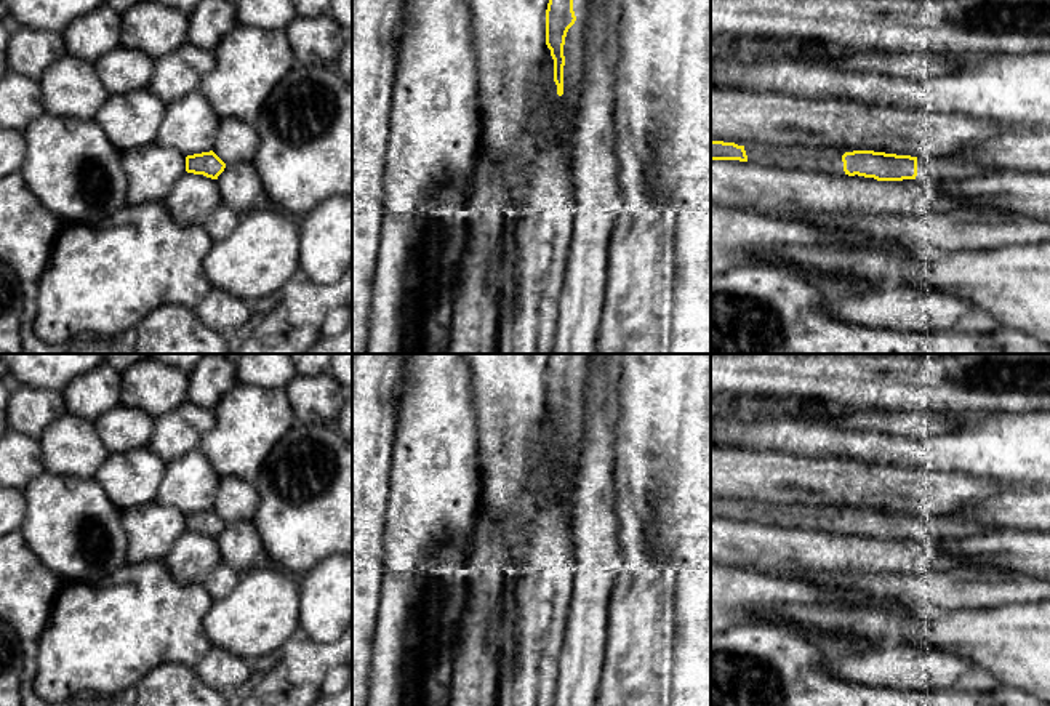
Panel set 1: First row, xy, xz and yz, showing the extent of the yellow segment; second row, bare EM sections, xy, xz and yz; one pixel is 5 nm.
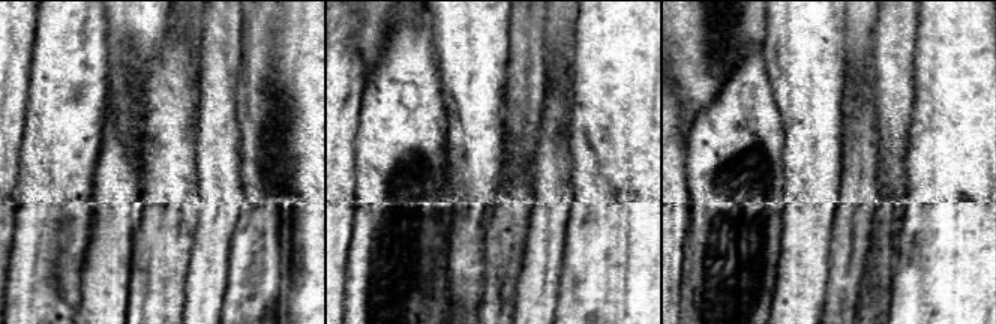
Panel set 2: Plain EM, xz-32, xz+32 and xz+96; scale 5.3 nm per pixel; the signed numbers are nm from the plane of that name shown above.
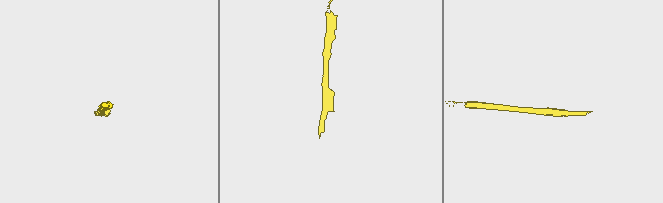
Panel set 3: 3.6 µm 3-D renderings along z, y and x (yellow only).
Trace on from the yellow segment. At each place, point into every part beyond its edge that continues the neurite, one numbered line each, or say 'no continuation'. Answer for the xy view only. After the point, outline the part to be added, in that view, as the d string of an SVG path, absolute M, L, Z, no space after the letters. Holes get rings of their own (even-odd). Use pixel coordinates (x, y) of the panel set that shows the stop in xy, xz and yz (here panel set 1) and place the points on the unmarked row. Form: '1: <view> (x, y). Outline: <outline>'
no continuation

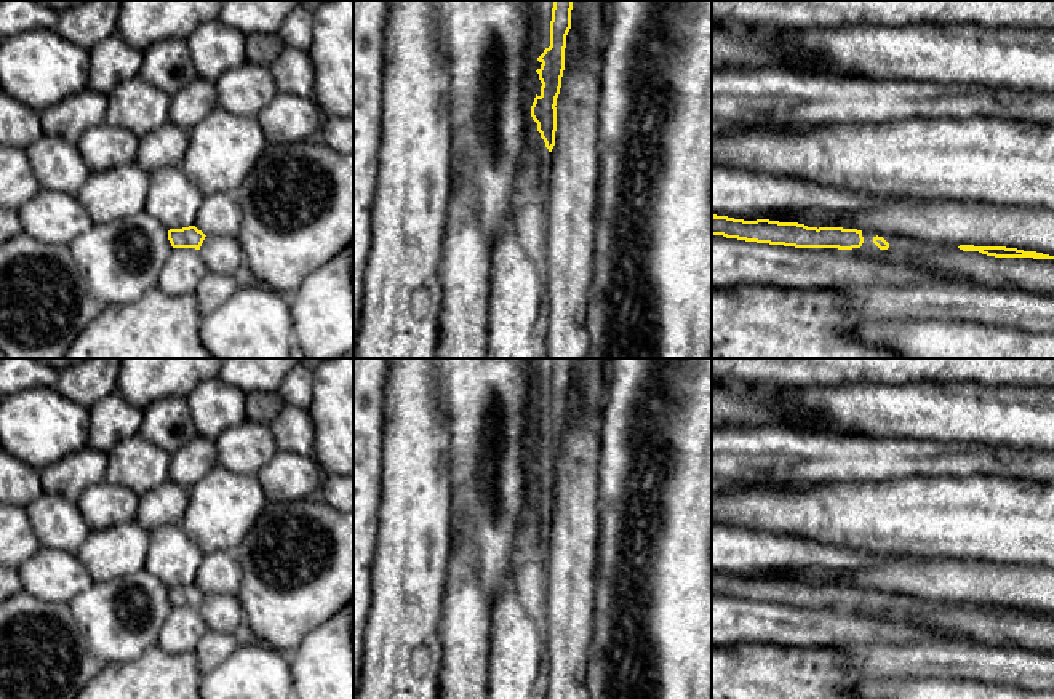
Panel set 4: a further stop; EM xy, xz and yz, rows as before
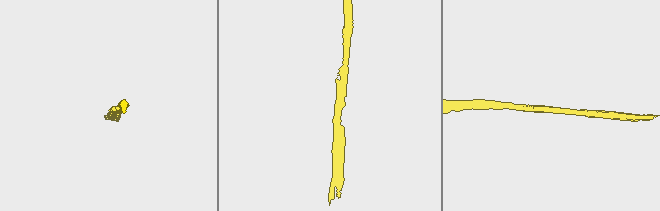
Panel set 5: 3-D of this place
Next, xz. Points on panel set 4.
1: xz (541, 368). Outline: M531 358L531 369L534 374L534 390L537 393L537 408L531 417L531 425L537 424L536 414L550 405L550 379L553 358Z

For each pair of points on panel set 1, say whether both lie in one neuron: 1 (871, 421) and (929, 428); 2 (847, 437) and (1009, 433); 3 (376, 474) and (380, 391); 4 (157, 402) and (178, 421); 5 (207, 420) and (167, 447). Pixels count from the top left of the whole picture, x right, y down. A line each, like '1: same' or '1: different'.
1: same
2: same
3: same
4: different
5: same

